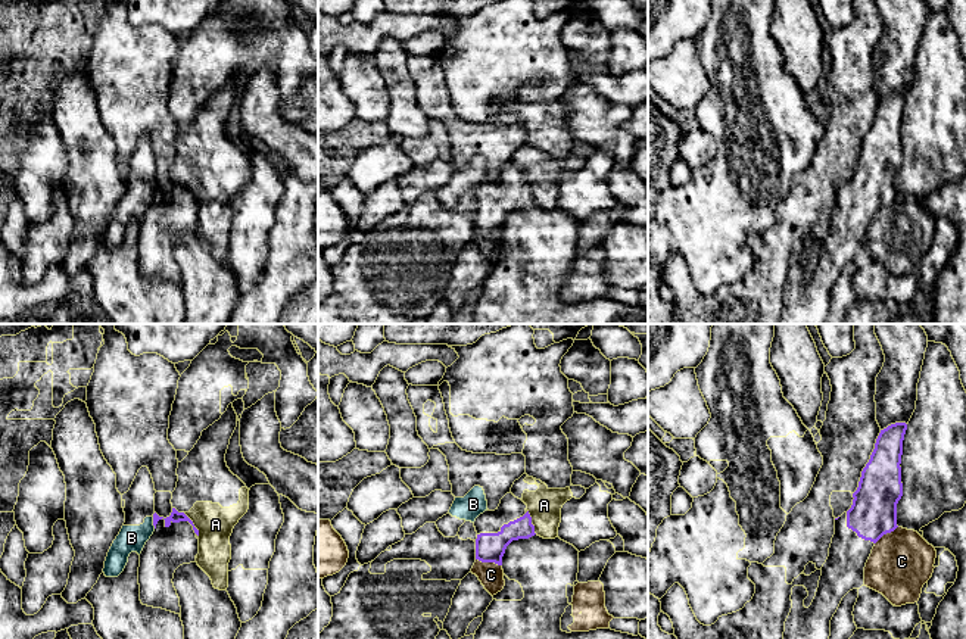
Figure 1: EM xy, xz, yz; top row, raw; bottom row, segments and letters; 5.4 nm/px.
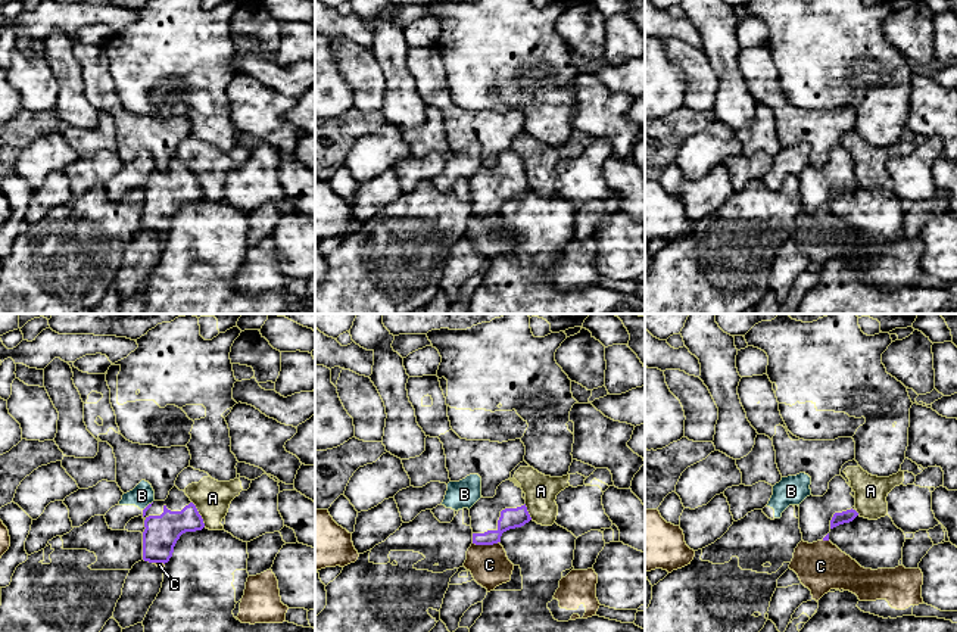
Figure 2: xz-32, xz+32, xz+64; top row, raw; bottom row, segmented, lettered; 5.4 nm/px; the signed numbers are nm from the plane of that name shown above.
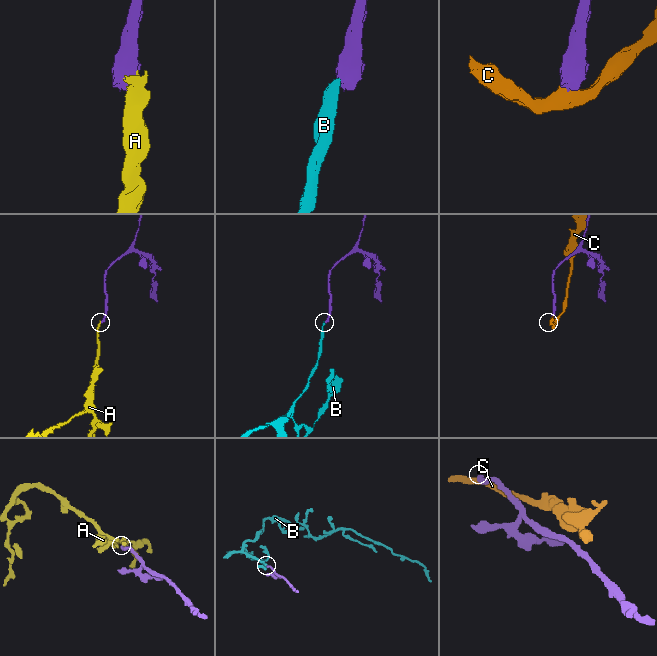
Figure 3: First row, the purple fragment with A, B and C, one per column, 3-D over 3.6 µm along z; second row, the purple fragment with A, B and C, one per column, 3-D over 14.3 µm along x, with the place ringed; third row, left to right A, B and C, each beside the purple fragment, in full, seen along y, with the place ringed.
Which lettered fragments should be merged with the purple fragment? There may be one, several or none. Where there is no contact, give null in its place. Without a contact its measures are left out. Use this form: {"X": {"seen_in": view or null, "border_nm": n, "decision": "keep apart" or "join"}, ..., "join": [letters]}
{"A": {"seen_in": "xz", "border_nm": 140, "decision": "keep apart"}, "B": {"seen_in": "xy", "border_nm": 70, "decision": "keep apart"}, "C": {"seen_in": "xz", "border_nm": 150, "decision": "keep apart"}, "join": []}

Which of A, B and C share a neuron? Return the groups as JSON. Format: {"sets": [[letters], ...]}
{"sets": [["A"], ["B"], ["C"]]}

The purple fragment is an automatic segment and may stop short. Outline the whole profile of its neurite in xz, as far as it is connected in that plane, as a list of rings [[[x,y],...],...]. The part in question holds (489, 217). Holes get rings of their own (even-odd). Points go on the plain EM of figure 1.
[[[510,162],[495,181],[487,180],[476,188],[476,230],[502,236],[505,219],[512,211],[536,205],[526,178],[527,175]]]

